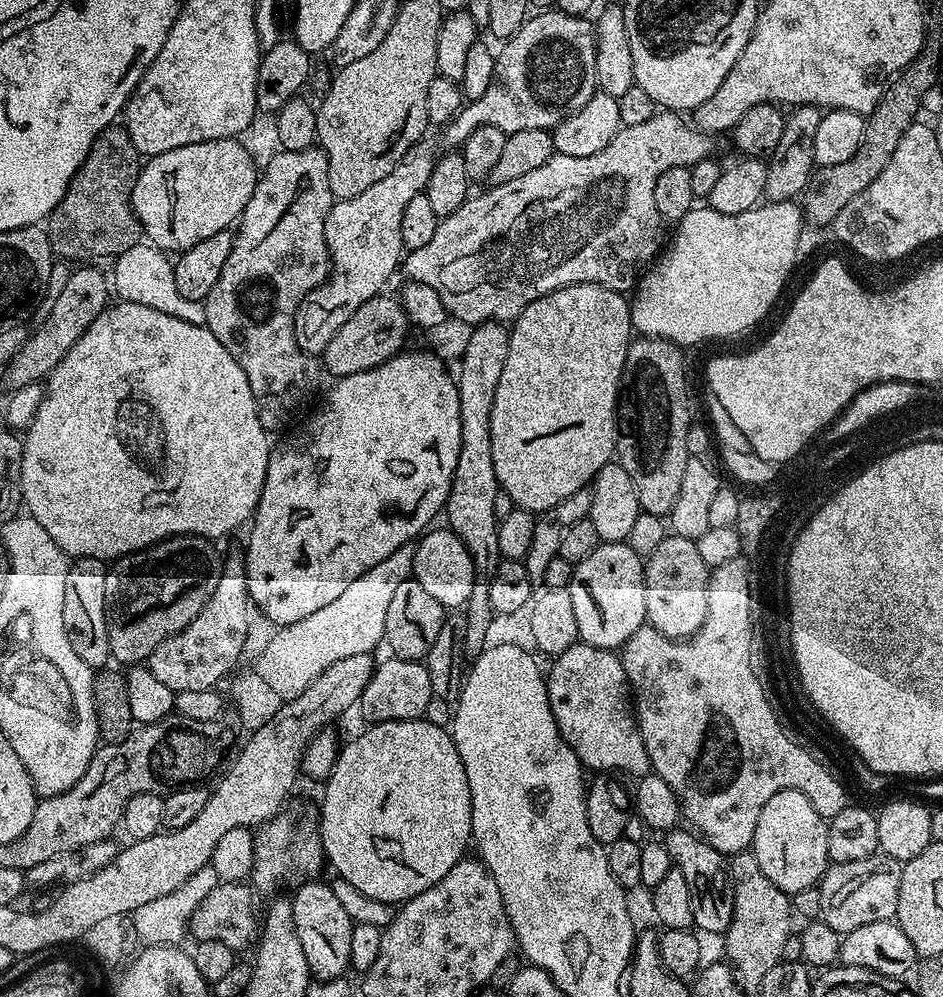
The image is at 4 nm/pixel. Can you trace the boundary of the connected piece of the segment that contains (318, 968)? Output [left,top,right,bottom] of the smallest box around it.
[290,878,353,981]

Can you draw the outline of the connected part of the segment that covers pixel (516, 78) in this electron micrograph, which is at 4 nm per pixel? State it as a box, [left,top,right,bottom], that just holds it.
[294,10,597,357]

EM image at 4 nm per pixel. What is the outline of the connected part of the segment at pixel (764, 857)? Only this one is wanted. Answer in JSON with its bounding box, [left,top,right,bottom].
[750,788,830,894]

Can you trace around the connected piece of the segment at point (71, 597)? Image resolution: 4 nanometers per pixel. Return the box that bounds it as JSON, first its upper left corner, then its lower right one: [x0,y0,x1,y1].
[62,556,112,670]

